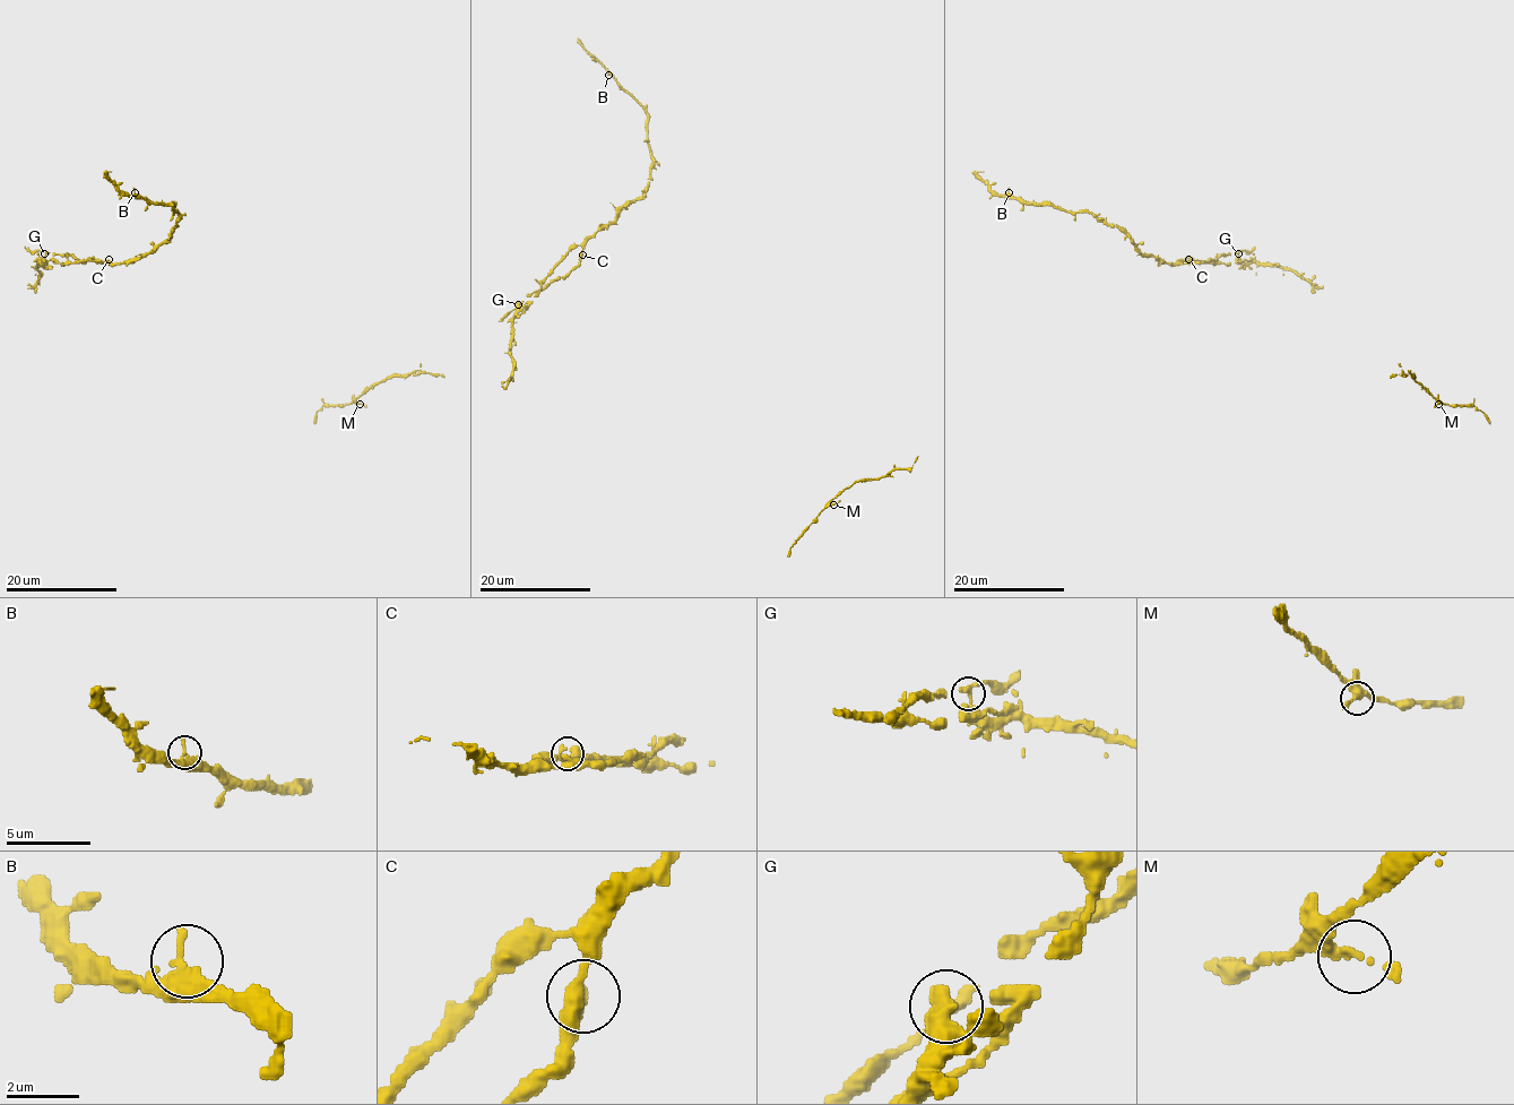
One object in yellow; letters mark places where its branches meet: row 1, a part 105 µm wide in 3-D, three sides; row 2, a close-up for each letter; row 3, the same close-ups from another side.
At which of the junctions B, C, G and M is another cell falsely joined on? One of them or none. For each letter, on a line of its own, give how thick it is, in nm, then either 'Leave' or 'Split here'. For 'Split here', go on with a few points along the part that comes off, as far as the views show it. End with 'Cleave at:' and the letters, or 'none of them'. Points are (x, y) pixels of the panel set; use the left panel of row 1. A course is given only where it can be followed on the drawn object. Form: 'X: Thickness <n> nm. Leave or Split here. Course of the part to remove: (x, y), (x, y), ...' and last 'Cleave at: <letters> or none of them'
B: Thickness 360 nm. Leave
C: Thickness 280 nm. Leave
G: Thickness 300 nm. Split here. Course of the part to remove: (44, 253), (43, 261), (37, 265), (39, 278), (27, 288)
M: Thickness 280 nm. Leave
Cleave at: G

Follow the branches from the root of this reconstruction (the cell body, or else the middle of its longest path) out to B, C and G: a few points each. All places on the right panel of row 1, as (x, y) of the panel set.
B: (1315, 284), (1244, 259), (1160, 261), (1143, 255), (1116, 224), (1087, 212), (1023, 204), (1009, 192)
C: (1315, 284), (1289, 270), (1244, 259), (1235, 264), (1178, 261), (1185, 264), (1188, 259)
G: (1315, 284), (1281, 267), (1244, 261), (1238, 253)

